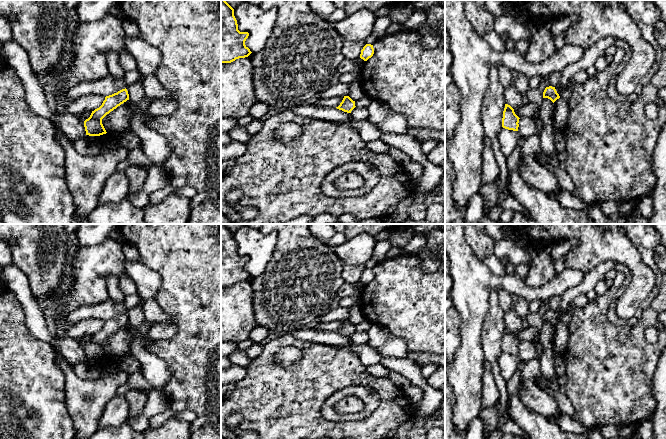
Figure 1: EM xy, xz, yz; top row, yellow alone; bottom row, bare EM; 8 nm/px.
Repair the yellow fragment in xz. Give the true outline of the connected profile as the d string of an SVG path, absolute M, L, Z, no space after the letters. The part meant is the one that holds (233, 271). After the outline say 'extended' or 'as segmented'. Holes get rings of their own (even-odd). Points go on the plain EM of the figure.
M221 224L221 287L248 281L252 277L245 269L248 260L248 256L238 254L234 233L225 224Z; as segmented

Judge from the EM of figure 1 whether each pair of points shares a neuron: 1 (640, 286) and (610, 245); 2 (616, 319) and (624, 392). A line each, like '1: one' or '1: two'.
1: one
2: two

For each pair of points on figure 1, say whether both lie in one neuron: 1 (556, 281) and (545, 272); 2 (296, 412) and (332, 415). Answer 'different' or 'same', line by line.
1: different
2: different

